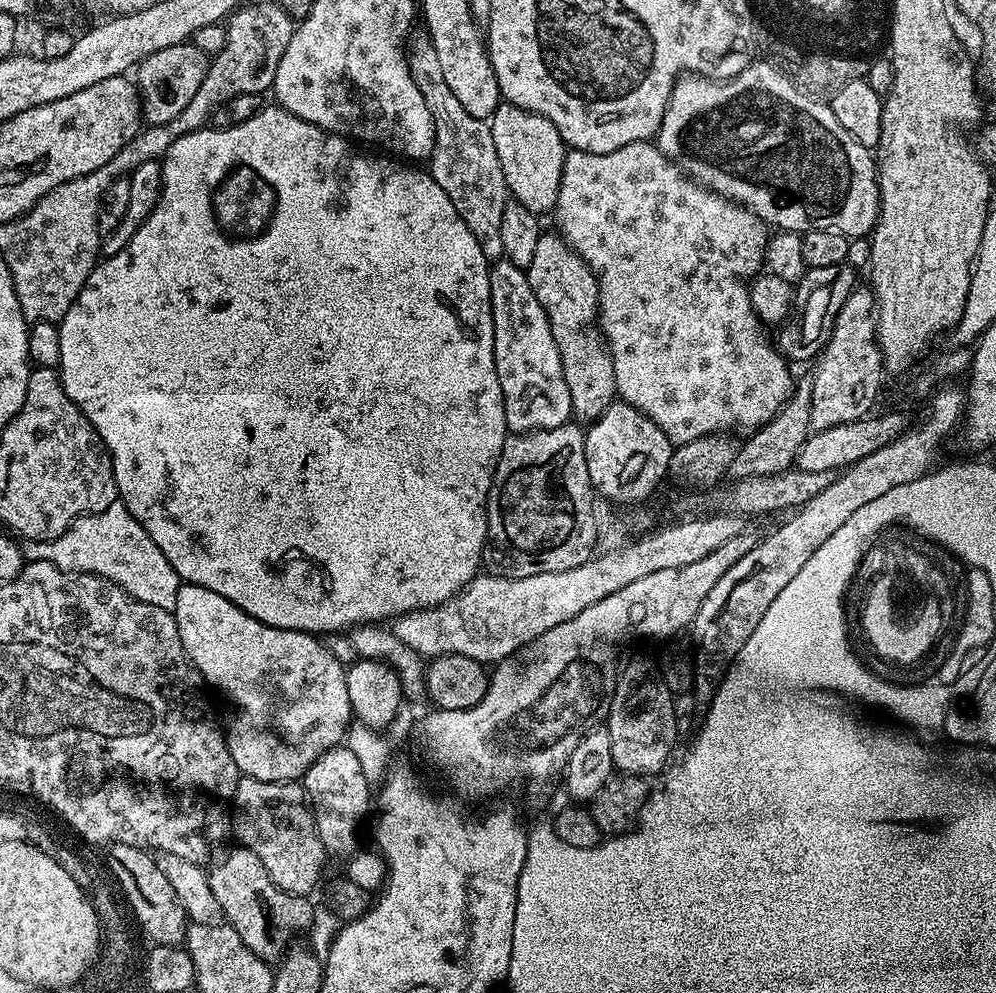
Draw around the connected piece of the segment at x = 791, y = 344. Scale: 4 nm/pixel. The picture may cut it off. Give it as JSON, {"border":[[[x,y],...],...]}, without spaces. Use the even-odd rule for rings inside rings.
{"border":[[[845,262],[838,266],[825,268],[809,268],[804,273],[802,288],[808,293],[804,296],[804,313],[800,316],[800,328],[792,332],[792,337],[784,336],[778,340],[778,347],[785,353],[789,361],[808,360],[819,357],[832,337],[832,329],[836,326],[836,316],[842,310],[849,294],[858,287],[856,272],[851,263]]]}

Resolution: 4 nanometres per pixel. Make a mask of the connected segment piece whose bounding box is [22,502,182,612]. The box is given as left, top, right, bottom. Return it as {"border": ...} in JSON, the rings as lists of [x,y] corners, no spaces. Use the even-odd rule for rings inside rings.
{"border":[[[122,503],[111,504],[101,512],[79,516],[57,540],[30,540],[22,551],[28,560],[45,560],[64,572],[85,572],[114,582],[136,600],[172,612],[178,602],[180,575],[166,562],[162,550],[154,546],[150,534]]]}

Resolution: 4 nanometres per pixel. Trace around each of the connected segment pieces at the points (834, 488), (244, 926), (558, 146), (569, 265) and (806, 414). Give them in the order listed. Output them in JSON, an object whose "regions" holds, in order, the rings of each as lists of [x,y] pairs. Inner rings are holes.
{"regions":[[[[941,386],[932,393],[921,428],[913,427],[903,432],[894,442],[890,442],[890,446],[882,446],[882,450],[874,450],[874,454],[843,469],[836,480],[826,486],[826,490],[795,509],[785,524],[778,525],[769,536],[761,535],[754,550],[738,558],[738,562],[722,574],[722,579],[710,590],[710,594],[706,594],[690,629],[692,648],[696,651],[690,656],[693,666],[691,691],[696,694],[701,706],[711,701],[728,667],[734,663],[742,646],[746,646],[746,638],[758,630],[762,614],[770,610],[770,602],[774,602],[774,598],[778,598],[782,589],[798,575],[798,570],[810,562],[810,554],[814,554],[814,550],[818,550],[818,546],[822,546],[834,530],[842,530],[846,518],[850,518],[854,510],[866,506],[866,502],[874,502],[874,498],[882,498],[882,494],[894,490],[894,486],[907,486],[937,467],[936,455],[940,452],[940,443],[961,427],[966,409],[965,389],[948,387],[952,386]]],[[[235,846],[213,868],[207,869],[210,890],[218,898],[220,915],[258,954],[258,958],[269,962],[279,961],[289,947],[290,941],[299,932],[304,932],[312,924],[312,900],[306,896],[295,896],[278,886],[266,874],[266,866],[258,859],[254,850]]],[[[502,102],[494,110],[490,123],[494,134],[494,150],[498,150],[498,162],[502,166],[502,178],[506,178],[509,197],[522,202],[522,206],[531,212],[551,213],[558,202],[562,170],[569,154],[554,122],[530,110]]],[[[545,231],[538,238],[534,259],[526,269],[530,290],[534,290],[534,298],[542,302],[542,310],[546,310],[546,318],[550,318],[550,330],[554,330],[554,342],[558,342],[558,358],[562,358],[562,374],[570,390],[573,417],[580,422],[595,422],[617,399],[614,362],[598,323],[600,287],[590,265],[566,243],[563,236],[552,232]]],[[[797,379],[792,389],[792,397],[773,420],[763,424],[747,437],[745,444],[741,443],[736,450],[734,462],[730,462],[728,476],[733,481],[745,480],[750,476],[773,476],[779,472],[786,472],[796,463],[796,455],[802,450],[810,433],[813,431],[810,418],[812,405],[811,379]]]]}

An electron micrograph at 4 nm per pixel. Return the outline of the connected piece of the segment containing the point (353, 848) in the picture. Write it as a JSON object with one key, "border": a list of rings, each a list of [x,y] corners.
{"border":[[[345,746],[329,748],[313,762],[310,770],[306,770],[306,774],[302,777],[302,783],[304,795],[308,797],[312,809],[312,817],[318,830],[318,838],[322,838],[322,846],[331,855],[333,852],[336,856],[344,856],[343,858],[351,857],[361,847],[360,823],[363,822],[364,815],[368,812],[368,803],[371,800],[373,803],[374,800],[374,792],[371,792],[373,789],[370,787],[366,776],[364,776],[360,763]]]}

